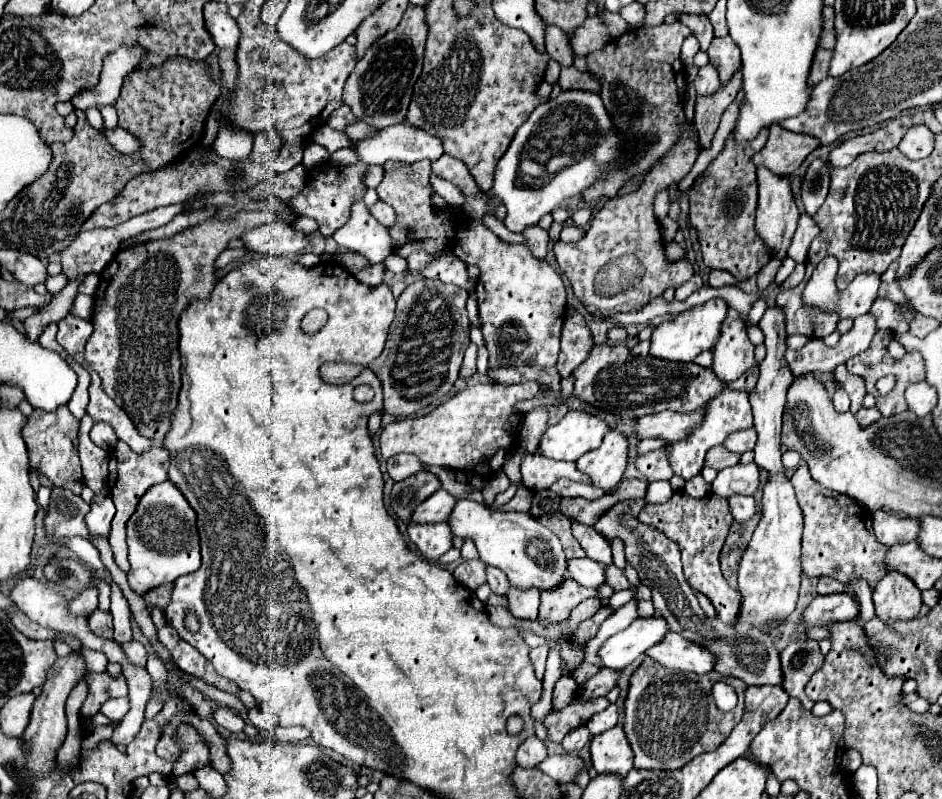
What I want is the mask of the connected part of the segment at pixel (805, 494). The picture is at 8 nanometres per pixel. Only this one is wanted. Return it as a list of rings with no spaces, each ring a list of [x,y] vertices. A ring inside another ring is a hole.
[[[802,464],[794,470],[792,474],[792,484],[796,490],[796,498],[798,504],[804,512],[804,536],[802,536],[802,570],[808,576],[830,576],[836,578],[844,584],[848,584],[848,580],[852,578],[866,578],[868,584],[874,588],[876,582],[884,576],[884,556],[888,552],[888,548],[884,544],[880,544],[874,536],[872,530],[872,512],[868,508],[864,508],[862,504],[856,504],[856,500],[848,500],[848,496],[840,496],[838,492],[828,492],[828,488],[820,486],[816,480],[812,480],[808,466]]]

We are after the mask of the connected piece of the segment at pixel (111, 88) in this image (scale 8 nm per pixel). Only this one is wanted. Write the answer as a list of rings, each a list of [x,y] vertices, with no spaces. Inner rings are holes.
[[[122,46],[114,52],[110,52],[104,58],[104,68],[100,74],[100,82],[96,84],[96,88],[90,88],[88,92],[80,92],[72,104],[80,110],[98,106],[98,104],[114,104],[118,94],[120,94],[120,86],[126,74],[130,74],[138,62],[144,58],[144,50],[140,46]]]

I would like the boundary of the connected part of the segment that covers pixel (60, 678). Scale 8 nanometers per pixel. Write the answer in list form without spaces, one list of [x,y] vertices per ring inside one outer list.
[[[78,650],[70,652],[64,658],[58,658],[56,664],[52,664],[52,672],[48,672],[48,680],[42,684],[42,694],[36,698],[36,702],[32,706],[30,724],[24,730],[22,740],[24,740],[24,748],[28,748],[28,768],[32,768],[32,772],[40,772],[40,776],[48,776],[48,772],[52,772],[52,768],[56,766],[54,764],[56,754],[58,754],[58,750],[64,742],[64,736],[68,732],[66,712],[64,712],[66,698],[86,672],[88,672],[86,662]]]

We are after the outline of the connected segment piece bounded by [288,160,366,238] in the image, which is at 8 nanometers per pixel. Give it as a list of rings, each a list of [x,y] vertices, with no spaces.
[[[326,160],[326,164],[318,164],[314,168],[310,168],[306,174],[306,186],[302,188],[302,192],[288,200],[290,208],[296,214],[314,218],[320,224],[320,232],[324,238],[330,238],[348,220],[350,206],[356,200],[360,200],[366,192],[366,186],[362,182],[362,174],[366,170],[364,164],[340,166],[340,164],[328,164],[328,162],[330,160]]]

